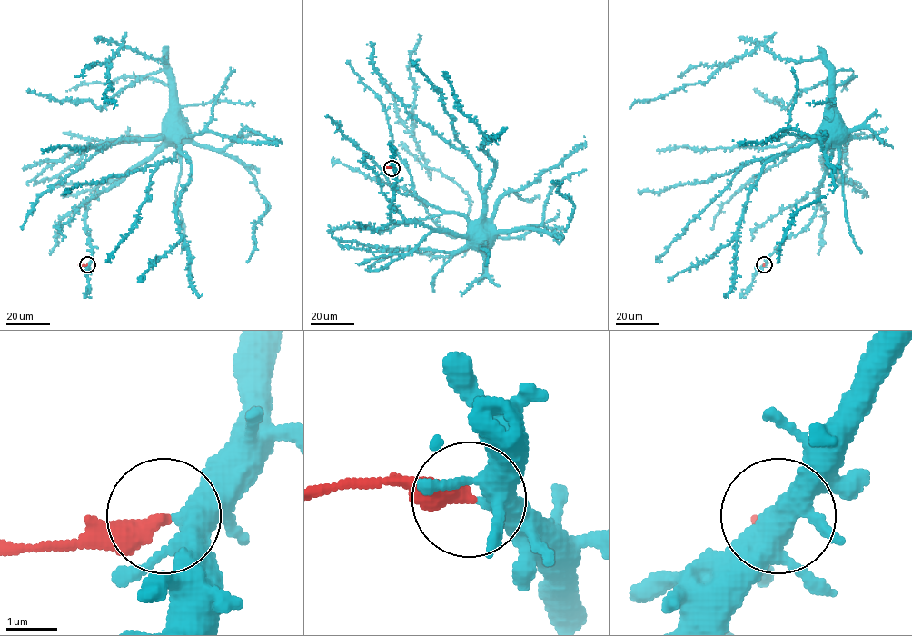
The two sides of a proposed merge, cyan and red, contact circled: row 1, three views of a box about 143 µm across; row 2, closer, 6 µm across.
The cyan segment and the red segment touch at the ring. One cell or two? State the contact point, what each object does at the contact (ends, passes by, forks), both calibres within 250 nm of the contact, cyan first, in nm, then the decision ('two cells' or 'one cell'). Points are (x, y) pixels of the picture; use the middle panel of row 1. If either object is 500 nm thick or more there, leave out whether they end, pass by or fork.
(391, 168) | cyan forks | red ends | 380/380 nm | two cells

